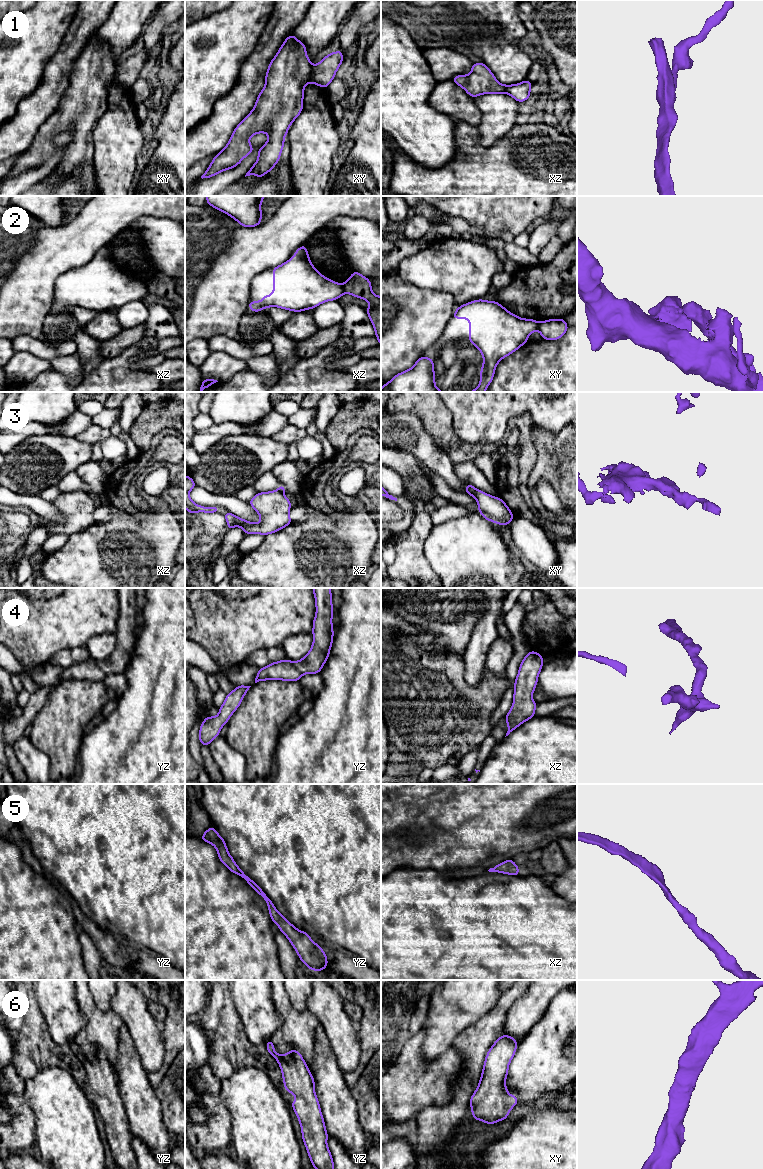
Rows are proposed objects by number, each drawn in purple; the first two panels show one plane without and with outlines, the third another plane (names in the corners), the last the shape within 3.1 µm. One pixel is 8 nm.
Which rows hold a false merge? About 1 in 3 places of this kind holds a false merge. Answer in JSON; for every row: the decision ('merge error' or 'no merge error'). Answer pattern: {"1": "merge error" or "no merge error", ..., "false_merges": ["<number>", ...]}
{"1": "merge error", "2": "merge error", "3": "merge error", "4": "no merge error", "5": "no merge error", "6": "no merge error", "false_merges": ["1", "2", "3"]}

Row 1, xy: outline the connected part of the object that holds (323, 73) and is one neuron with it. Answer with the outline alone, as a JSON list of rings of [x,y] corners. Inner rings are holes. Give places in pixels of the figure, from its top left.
[[[340,49],[328,54],[318,64],[313,65],[309,81],[322,88],[327,88],[343,60],[343,53]]]

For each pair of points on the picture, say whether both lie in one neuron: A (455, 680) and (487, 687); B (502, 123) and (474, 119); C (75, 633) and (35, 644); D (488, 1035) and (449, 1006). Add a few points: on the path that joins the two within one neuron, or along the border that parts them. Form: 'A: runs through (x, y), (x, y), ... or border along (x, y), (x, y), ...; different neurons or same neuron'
A: runs through (463, 688), (465, 690), (479, 690); same neuron
B: border along (473, 98), (481, 114), (481, 121), (477, 126); different neurons
C: runs through (65, 633), (45, 634); same neuron
D: border along (491, 1009), (466, 1026), (454, 1038); different neurons

